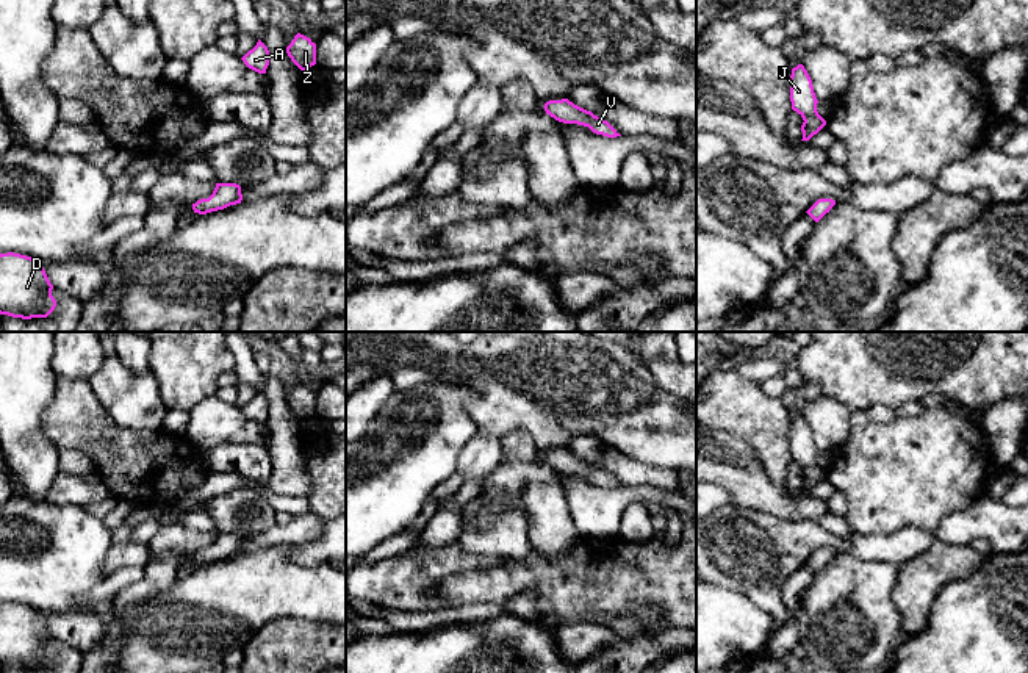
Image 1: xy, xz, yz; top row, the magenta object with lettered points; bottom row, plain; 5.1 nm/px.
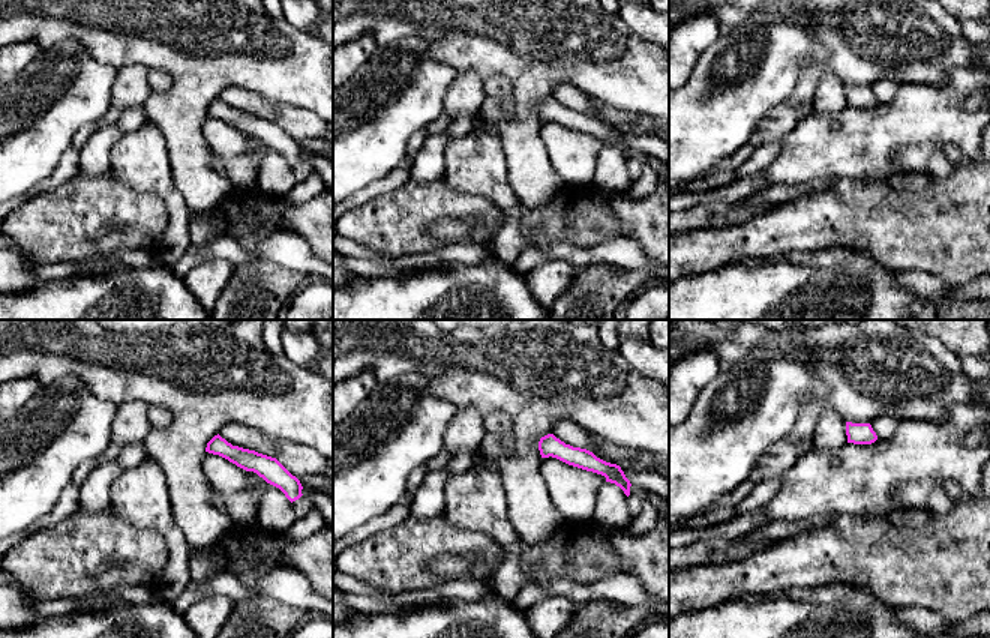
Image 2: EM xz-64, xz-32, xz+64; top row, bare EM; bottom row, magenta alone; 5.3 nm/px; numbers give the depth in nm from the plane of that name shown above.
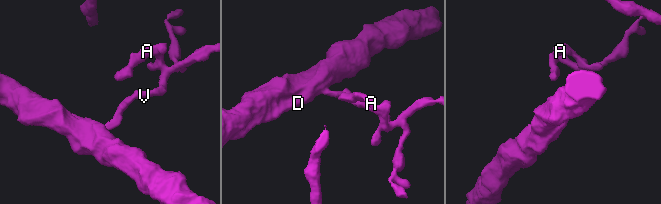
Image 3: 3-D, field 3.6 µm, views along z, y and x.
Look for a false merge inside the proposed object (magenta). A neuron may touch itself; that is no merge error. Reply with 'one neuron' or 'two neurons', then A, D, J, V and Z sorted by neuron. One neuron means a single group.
one neuron; groups A D J V Z

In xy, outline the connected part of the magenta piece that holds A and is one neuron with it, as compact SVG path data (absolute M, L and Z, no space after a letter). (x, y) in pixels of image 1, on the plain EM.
M258 390L257 396L252 401L249 401L241 410L249 419L258 424L266 424L266 419L269 416L269 401Z

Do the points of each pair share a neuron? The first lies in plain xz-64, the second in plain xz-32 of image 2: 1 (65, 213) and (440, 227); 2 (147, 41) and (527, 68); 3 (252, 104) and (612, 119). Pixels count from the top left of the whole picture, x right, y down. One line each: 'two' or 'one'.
1: two
2: one
3: two

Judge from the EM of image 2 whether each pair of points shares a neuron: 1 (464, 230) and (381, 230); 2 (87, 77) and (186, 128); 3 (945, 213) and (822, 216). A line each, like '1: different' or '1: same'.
1: different
2: different
3: same

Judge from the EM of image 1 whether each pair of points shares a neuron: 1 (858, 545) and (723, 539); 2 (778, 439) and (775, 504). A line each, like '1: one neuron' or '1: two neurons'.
1: one neuron
2: two neurons

